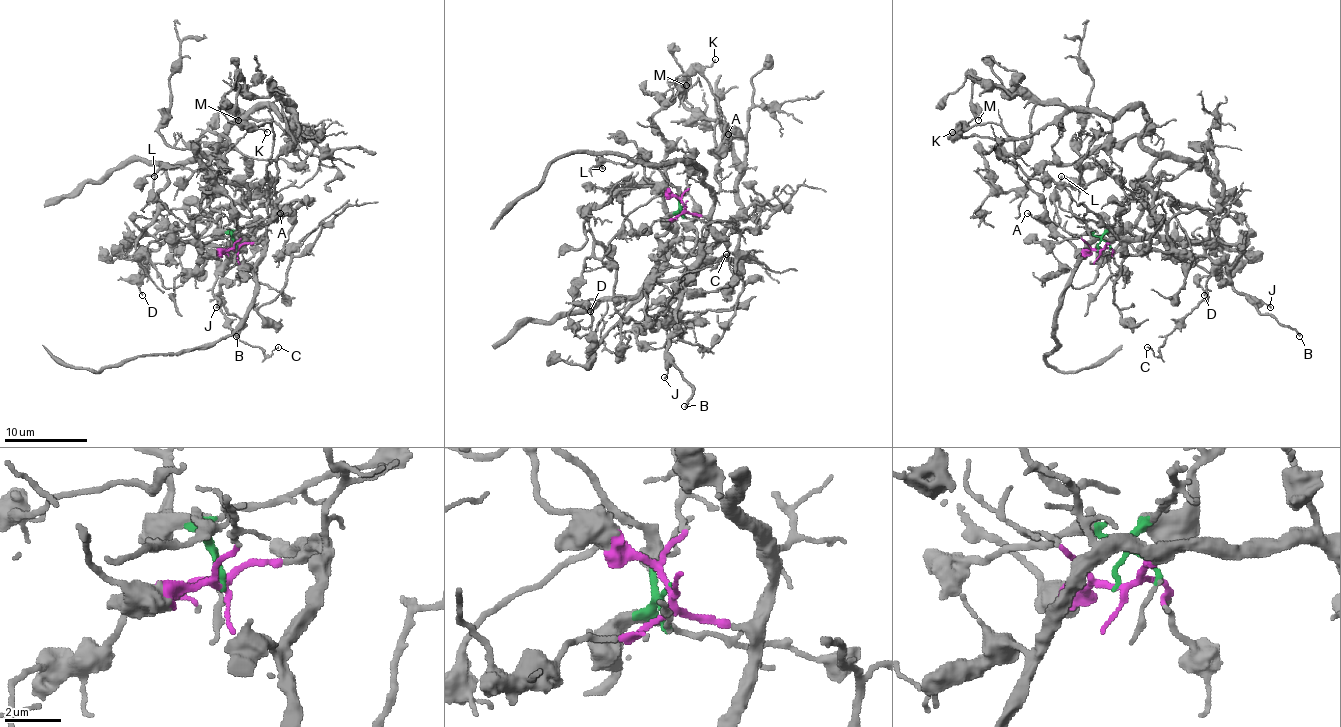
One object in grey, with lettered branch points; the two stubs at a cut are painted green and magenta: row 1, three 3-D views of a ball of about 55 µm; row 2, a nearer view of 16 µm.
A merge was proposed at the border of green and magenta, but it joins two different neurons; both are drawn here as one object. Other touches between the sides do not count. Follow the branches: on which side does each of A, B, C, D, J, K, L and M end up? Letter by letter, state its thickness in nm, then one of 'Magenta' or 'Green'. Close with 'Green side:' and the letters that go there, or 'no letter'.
A: Thickness 190 nm. Green
B: Thickness 200 nm. Magenta
C: Thickness 110 nm. Magenta
D: Thickness 150 nm. Magenta
J: Thickness 130 nm. Magenta
K: Thickness 130 nm. Magenta
L: Thickness 140 nm. Magenta
M: Thickness 260 nm. Green
Green side: A, M

